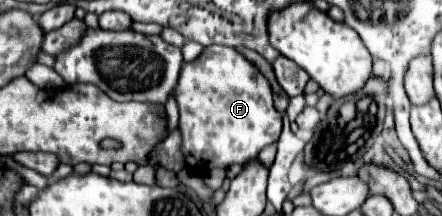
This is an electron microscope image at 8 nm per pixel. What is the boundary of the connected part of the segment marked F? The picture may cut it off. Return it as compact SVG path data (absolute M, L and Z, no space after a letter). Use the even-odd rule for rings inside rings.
M207 46L193 62L185 62L181 68L179 82L173 90L179 106L179 132L181 132L181 152L187 168L195 174L205 176L213 168L229 168L231 164L247 164L255 160L257 154L277 142L281 132L281 114L273 108L273 96L269 82L261 76L249 60L245 60L235 48L227 46Z

